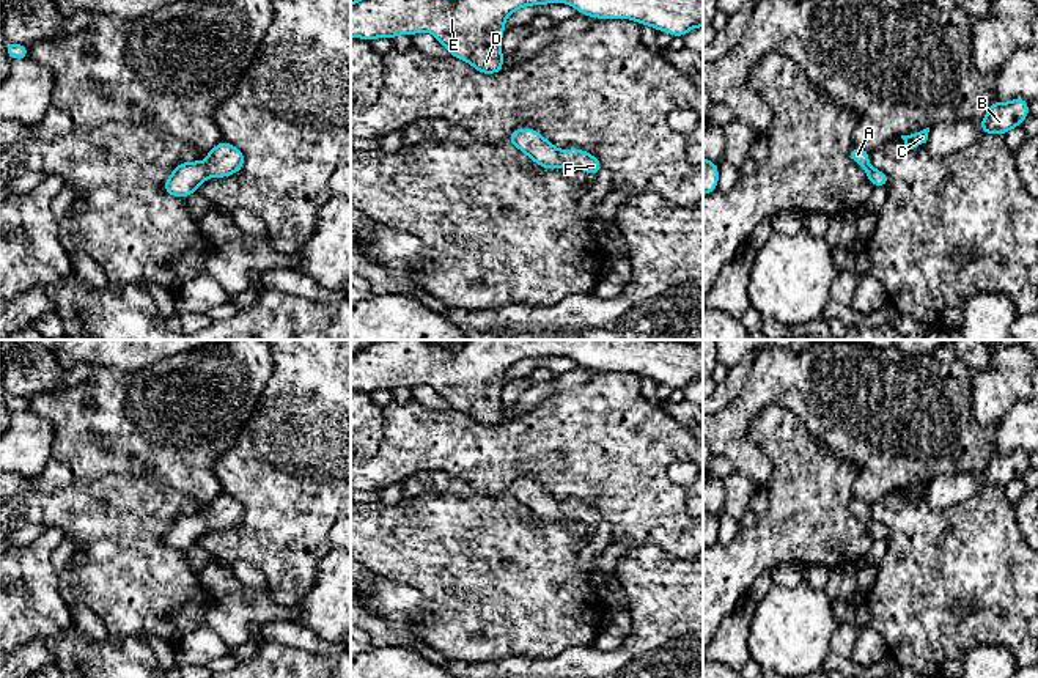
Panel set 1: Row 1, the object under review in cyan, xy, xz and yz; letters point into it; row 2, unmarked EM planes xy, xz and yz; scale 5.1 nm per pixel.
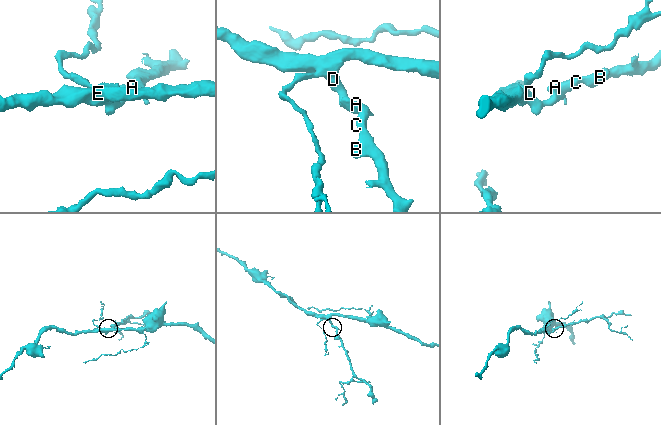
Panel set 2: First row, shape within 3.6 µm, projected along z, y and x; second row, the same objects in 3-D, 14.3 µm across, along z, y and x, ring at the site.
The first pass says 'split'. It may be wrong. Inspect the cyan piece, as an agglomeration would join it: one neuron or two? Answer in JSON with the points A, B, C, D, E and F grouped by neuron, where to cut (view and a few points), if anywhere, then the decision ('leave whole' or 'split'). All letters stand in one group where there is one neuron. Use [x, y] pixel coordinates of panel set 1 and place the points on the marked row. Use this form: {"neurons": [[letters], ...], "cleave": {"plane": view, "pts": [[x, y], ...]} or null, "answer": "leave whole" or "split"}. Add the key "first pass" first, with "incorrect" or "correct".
{"first pass": "incorrect", "neurons": [["A", "B", "C", "D", "E", "F"]], "cleave": null, "answer": "leave whole"}

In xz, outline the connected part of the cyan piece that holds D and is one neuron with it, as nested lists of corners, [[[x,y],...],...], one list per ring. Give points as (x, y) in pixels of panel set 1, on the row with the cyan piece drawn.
[[[354,0],[351,38],[431,33],[480,74],[503,71],[505,20],[524,6],[568,3],[582,16],[629,19],[683,38],[703,27],[703,0]]]

